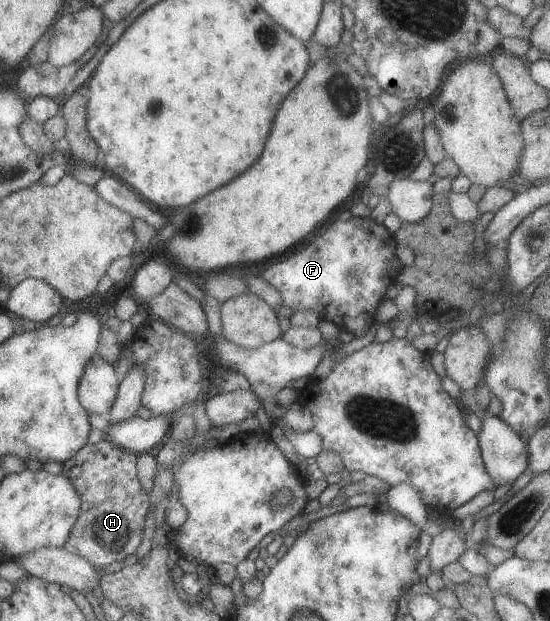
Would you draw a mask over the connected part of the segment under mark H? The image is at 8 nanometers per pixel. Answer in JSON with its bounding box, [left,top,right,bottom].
[61,437,150,571]

